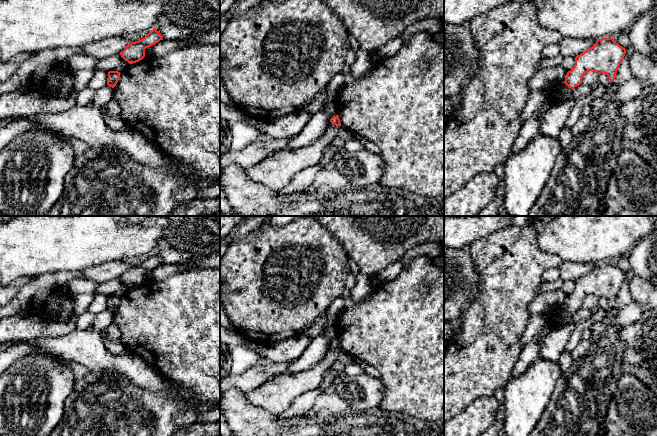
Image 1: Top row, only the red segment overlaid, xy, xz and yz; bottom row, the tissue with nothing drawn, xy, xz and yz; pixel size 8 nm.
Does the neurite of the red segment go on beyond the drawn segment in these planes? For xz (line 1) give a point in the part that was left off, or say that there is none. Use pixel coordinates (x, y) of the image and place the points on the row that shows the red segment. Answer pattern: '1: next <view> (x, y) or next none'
1: next none

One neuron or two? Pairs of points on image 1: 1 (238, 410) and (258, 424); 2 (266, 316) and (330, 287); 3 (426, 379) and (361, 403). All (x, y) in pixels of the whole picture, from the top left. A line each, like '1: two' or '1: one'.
1: one
2: one
3: two

